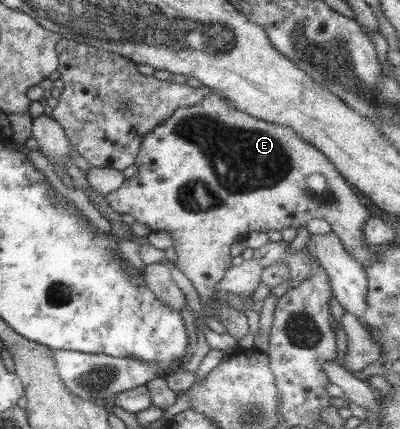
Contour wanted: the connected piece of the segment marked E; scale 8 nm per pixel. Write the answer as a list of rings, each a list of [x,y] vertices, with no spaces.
[[[210,92],[193,106],[176,108],[163,124],[144,136],[133,164],[137,168],[136,177],[125,179],[120,188],[105,196],[105,202],[115,213],[129,214],[134,222],[146,225],[151,233],[165,232],[171,236],[171,248],[176,254],[174,267],[189,279],[200,298],[204,315],[208,315],[217,281],[231,262],[229,244],[245,232],[280,232],[286,227],[303,227],[313,219],[322,219],[331,226],[330,232],[338,236],[353,260],[363,267],[371,266],[373,256],[382,246],[367,247],[363,243],[363,224],[369,214],[343,178],[339,178],[340,171],[327,159],[290,128],[239,112],[224,98]]]

